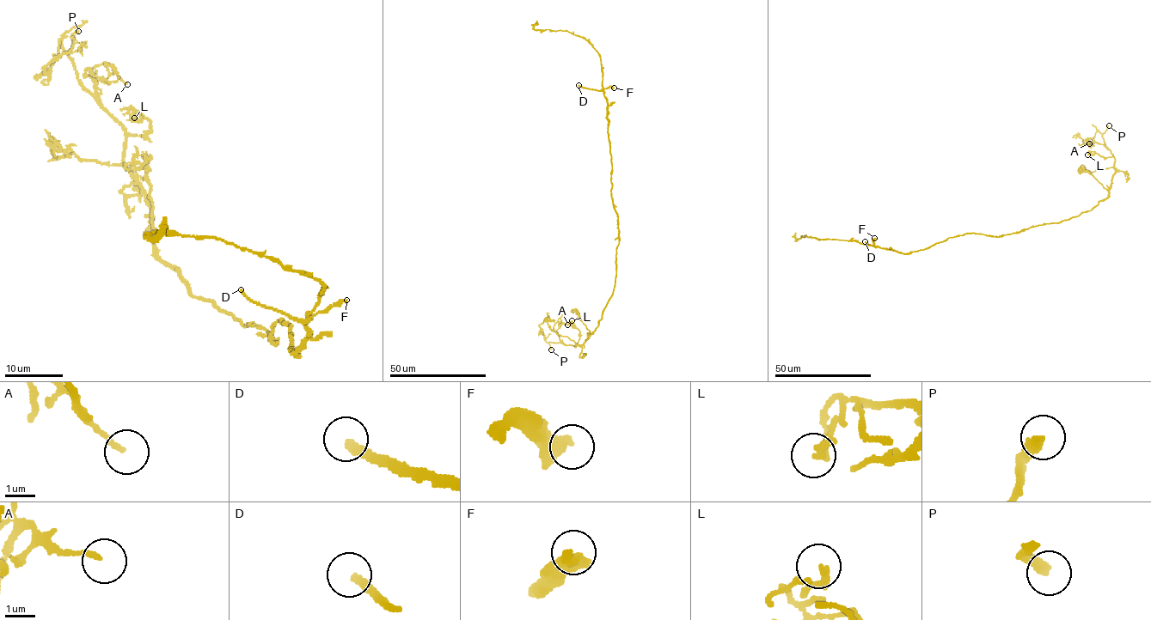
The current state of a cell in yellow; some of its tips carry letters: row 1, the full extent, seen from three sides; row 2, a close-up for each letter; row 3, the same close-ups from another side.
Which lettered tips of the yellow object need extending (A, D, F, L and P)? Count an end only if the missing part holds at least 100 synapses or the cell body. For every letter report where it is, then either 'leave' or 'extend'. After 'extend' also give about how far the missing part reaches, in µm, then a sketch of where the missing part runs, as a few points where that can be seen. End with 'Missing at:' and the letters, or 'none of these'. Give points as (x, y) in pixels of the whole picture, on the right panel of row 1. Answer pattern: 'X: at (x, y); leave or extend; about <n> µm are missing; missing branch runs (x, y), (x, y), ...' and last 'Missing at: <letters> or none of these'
A: at (1089, 143); leave
D: at (865, 241); extend; about 160 µm are missing; missing branch runs (865, 241), (845, 208), (823, 197), (799, 204), (820, 203), (790, 245)
F: at (874, 238); leave
L: at (1087, 154); leave
P: at (1109, 125); extend; about 9 µm are missing
Missing at: D, P

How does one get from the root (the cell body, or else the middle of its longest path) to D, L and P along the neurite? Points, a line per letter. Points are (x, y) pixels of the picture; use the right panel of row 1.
D: (1000, 235), (965, 233), (906, 253), (875, 247), (865, 241)
L: (1000, 235), (1058, 223), (1091, 210), (1104, 201), (1115, 171), (1114, 159), (1091, 151), (1087, 154)
P: (1000, 235), (1058, 223), (1091, 210), (1104, 201), (1115, 171), (1114, 157), (1102, 135), (1109, 125)

